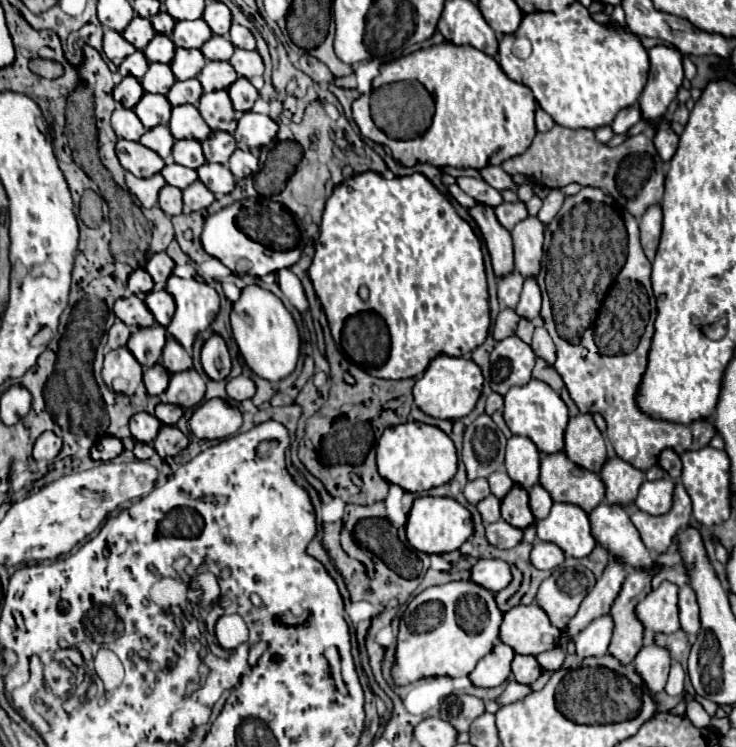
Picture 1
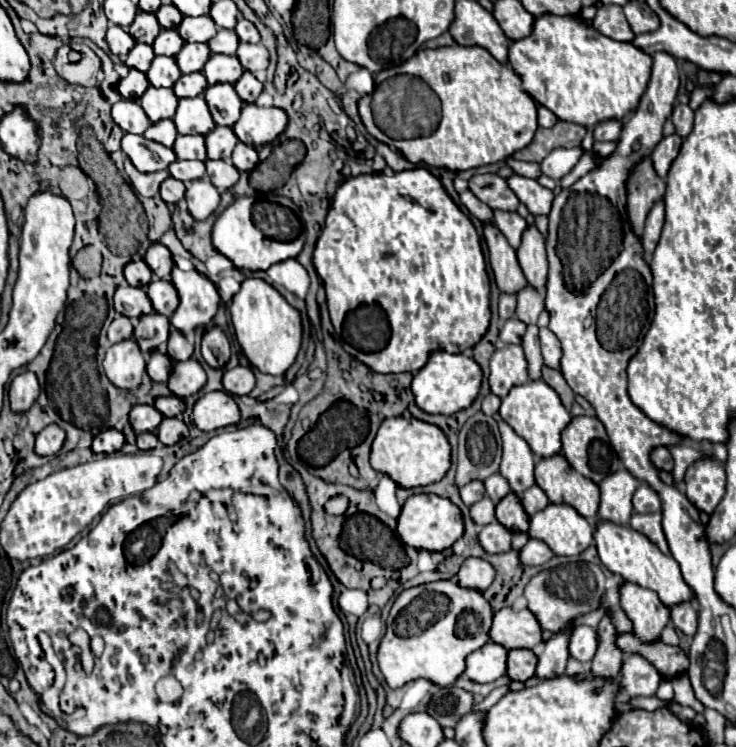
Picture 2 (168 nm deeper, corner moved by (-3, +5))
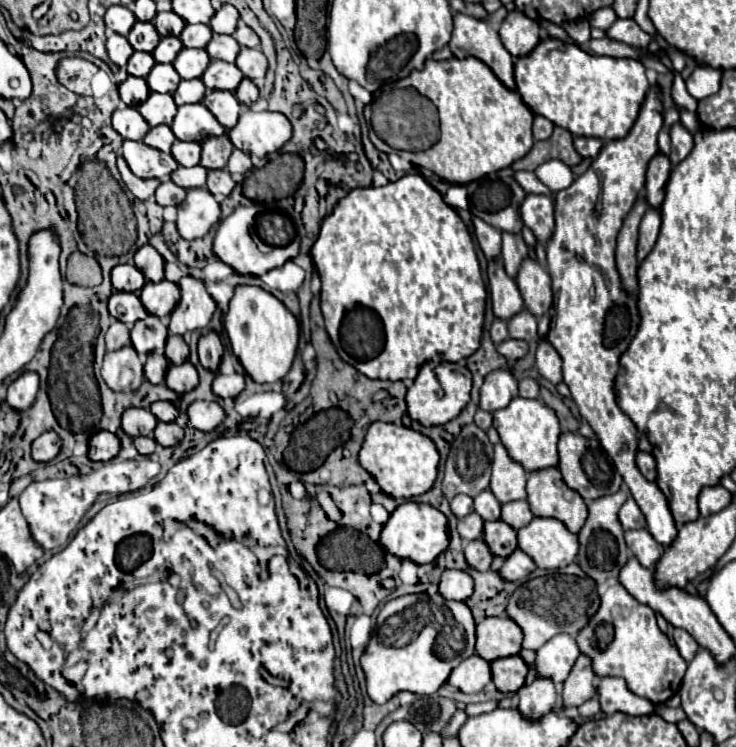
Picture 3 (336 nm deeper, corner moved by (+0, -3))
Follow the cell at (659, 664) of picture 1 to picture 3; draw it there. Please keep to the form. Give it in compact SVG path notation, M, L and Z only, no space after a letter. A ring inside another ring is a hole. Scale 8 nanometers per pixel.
M611 676L601 678L601 682L597 682L597 692L599 692L601 710L607 716L615 714L617 710L631 716L643 716L653 712L653 704L647 702L647 698L639 698L637 694L631 694L623 678L611 678Z

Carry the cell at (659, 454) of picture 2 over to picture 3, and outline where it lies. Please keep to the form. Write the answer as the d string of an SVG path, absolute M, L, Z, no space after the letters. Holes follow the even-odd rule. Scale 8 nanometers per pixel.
M637 452L637 466L639 466L641 474L643 474L647 480L655 482L655 478L657 478L657 468L655 468L655 458L653 458L653 454Z

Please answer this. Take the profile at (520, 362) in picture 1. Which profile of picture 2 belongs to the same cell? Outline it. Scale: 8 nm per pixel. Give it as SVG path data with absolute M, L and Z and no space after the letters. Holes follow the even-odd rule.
M510 344L498 348L490 360L490 390L492 394L504 398L510 388L526 384L528 378L528 362L522 346Z

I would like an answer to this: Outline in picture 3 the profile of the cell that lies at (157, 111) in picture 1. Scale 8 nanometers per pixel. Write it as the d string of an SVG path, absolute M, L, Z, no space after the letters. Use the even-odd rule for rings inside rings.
M151 92L149 98L139 106L141 116L147 120L147 124L159 126L159 124L171 124L177 114L177 104L173 102L171 94L155 94Z

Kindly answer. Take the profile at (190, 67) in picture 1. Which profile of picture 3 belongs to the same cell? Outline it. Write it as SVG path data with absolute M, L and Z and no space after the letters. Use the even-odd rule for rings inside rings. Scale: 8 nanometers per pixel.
M183 48L173 66L177 70L177 74L183 78L183 80L193 80L193 78L201 78L201 74L205 72L205 68L209 66L211 58L205 50L197 50L197 48Z

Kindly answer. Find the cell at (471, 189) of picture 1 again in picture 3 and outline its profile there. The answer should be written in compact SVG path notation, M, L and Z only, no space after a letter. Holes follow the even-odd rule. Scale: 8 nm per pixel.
M509 170L495 172L469 184L471 214L503 232L521 232L523 220L519 206L523 198L525 192L517 186L513 176L509 176Z

